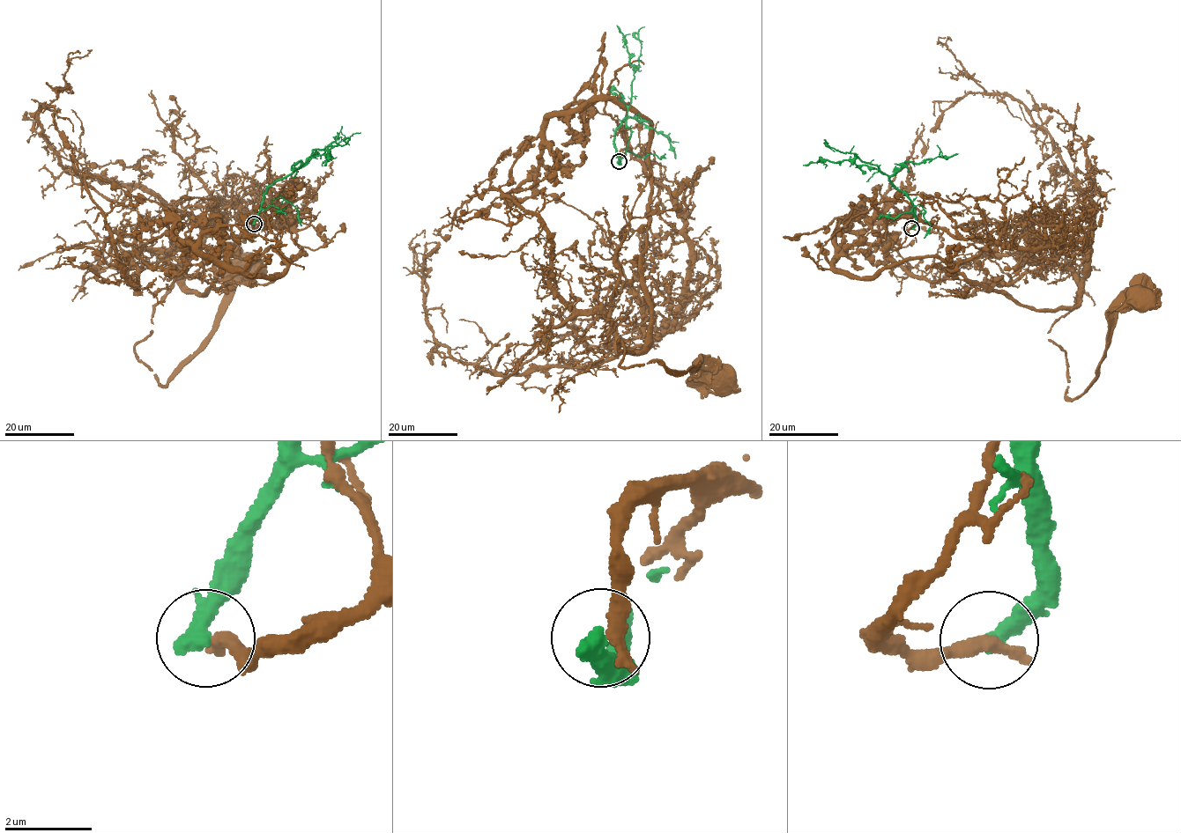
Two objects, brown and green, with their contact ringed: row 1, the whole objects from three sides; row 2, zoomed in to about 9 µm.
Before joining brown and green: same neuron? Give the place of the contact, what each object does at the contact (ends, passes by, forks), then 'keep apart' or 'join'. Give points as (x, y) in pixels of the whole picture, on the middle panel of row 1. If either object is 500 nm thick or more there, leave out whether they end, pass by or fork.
place (619, 161); brown ends; green ends; keep apart

